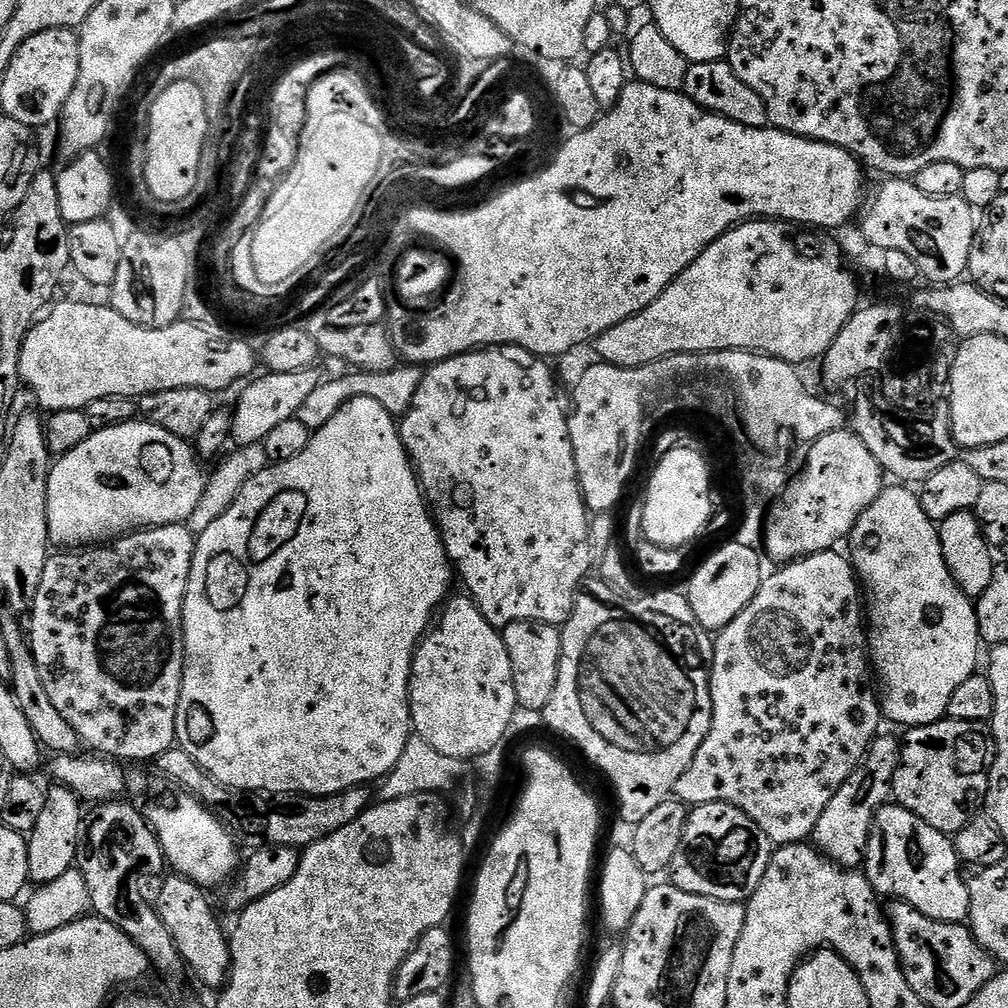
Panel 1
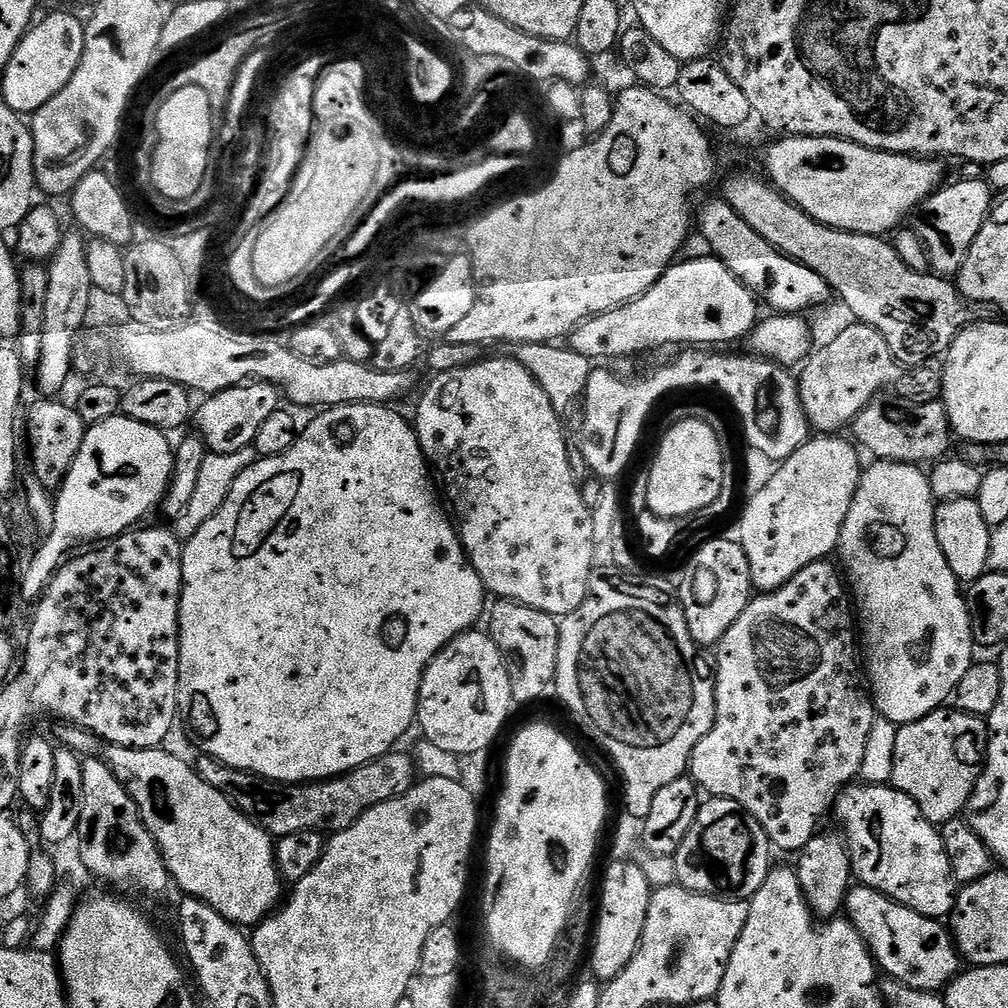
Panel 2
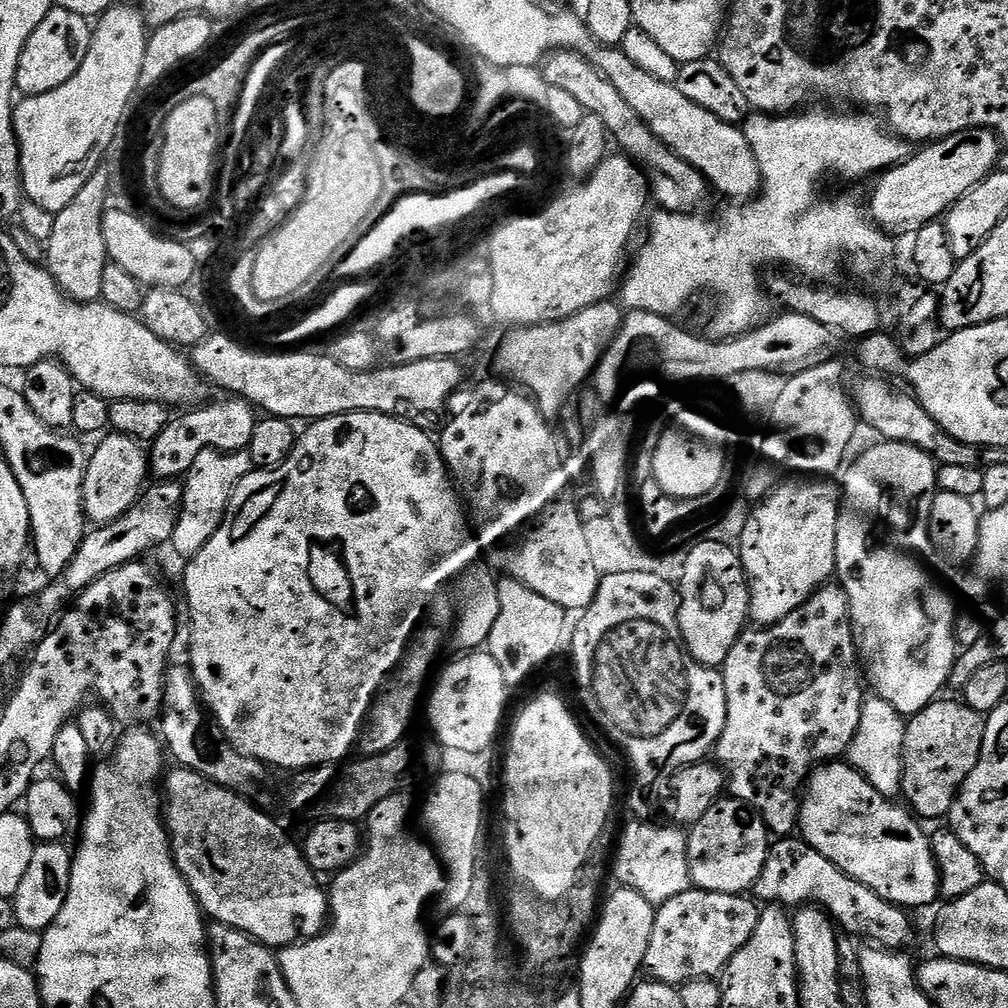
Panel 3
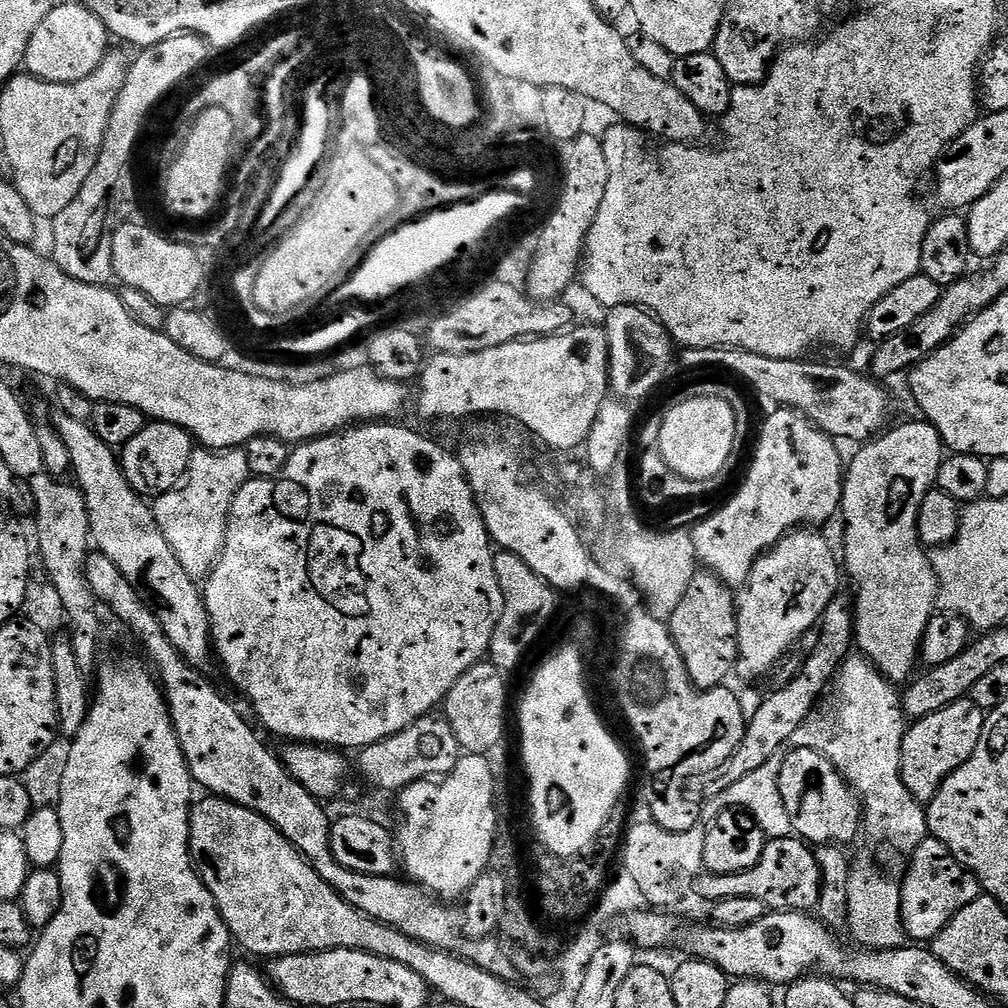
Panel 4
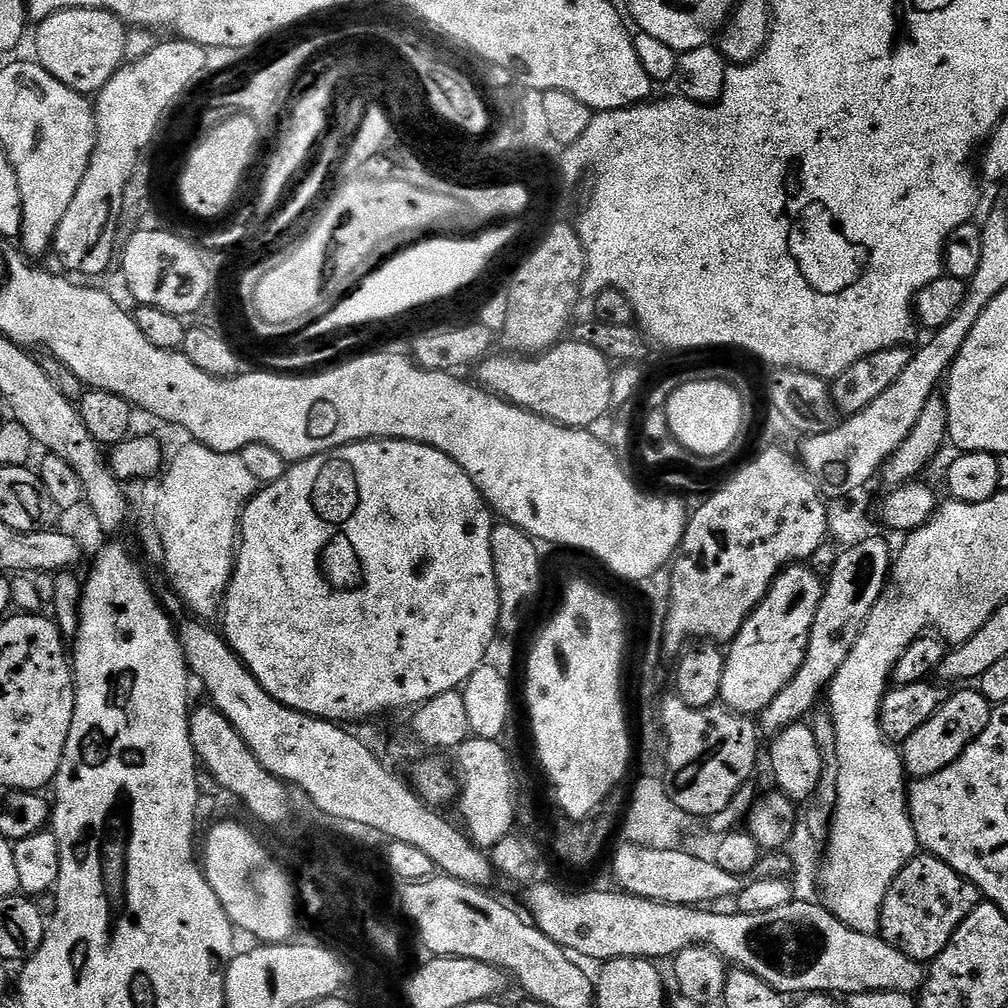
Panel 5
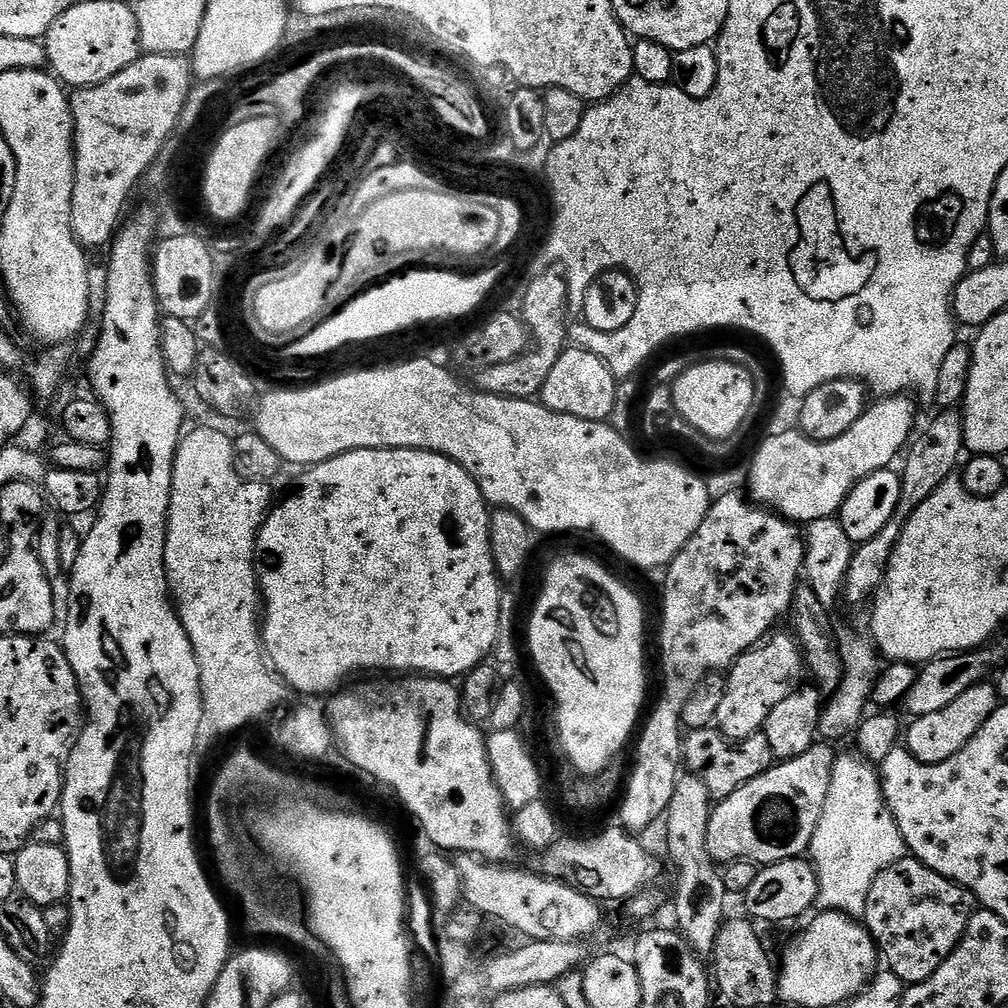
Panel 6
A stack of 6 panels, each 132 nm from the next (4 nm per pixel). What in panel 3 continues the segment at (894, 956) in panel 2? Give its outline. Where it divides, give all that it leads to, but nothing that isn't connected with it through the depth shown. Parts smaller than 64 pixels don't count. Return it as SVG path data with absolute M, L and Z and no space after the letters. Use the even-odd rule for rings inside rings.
M780 838L769 847L766 866L758 878L754 896L757 901L765 900L763 902L765 905L783 906L788 910L795 910L811 904L819 906L827 911L829 917L843 931L844 928L848 931L845 933L849 937L861 938L860 936L865 936L868 939L865 941L882 948L908 950L912 944L912 924L908 921L909 913L905 909L878 898L878 894L874 894L874 890L870 890L870 886L862 886L862 882L858 882L847 876L842 870L838 870L838 866L834 866L834 862L830 862L825 856L818 854L818 850L811 848L802 838Z

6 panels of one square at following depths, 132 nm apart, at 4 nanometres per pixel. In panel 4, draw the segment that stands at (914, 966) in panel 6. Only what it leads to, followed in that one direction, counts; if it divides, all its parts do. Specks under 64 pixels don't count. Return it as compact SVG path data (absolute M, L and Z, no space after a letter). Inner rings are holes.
M929 835L910 854L912 860L904 872L904 880L900 886L900 913L904 935L912 942L930 942L970 902L974 902L982 894L978 878L946 846L946 842L938 842L938 838Z

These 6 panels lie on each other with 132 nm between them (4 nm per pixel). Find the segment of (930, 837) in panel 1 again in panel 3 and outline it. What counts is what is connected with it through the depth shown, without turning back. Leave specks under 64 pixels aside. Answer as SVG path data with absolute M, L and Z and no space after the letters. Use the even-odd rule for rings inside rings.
M829 762L814 769L802 789L798 832L807 844L818 854L822 854L838 870L850 878L870 886L878 898L899 908L913 910L924 908L941 899L940 871L936 869L936 859L932 853L929 833L923 832L921 821L907 807L896 805L895 799L878 794L861 772L847 762Z

